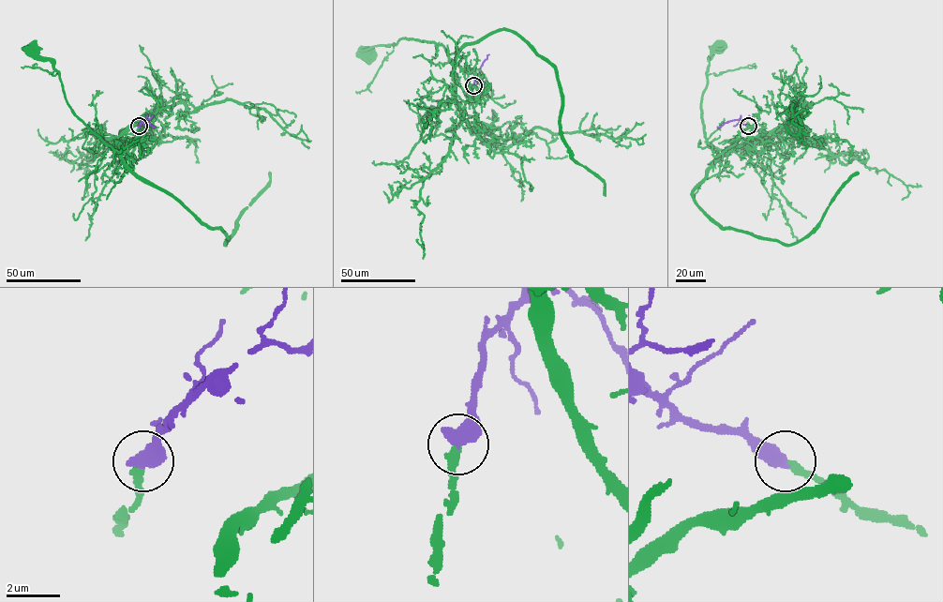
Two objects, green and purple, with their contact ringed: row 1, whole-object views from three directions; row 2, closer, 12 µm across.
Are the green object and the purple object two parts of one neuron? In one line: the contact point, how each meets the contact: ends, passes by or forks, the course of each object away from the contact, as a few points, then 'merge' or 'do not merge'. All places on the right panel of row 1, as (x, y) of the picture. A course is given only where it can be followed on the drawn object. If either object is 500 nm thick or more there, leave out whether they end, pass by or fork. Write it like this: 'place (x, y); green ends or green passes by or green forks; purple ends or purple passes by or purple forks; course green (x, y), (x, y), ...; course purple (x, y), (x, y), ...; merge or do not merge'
place (748, 126); course green (748, 126), (763, 131), (760, 138), (726, 151), (708, 145), (701, 99), (709, 57), (717, 46); course purple (748, 126), (734, 120), (717, 127); merge

